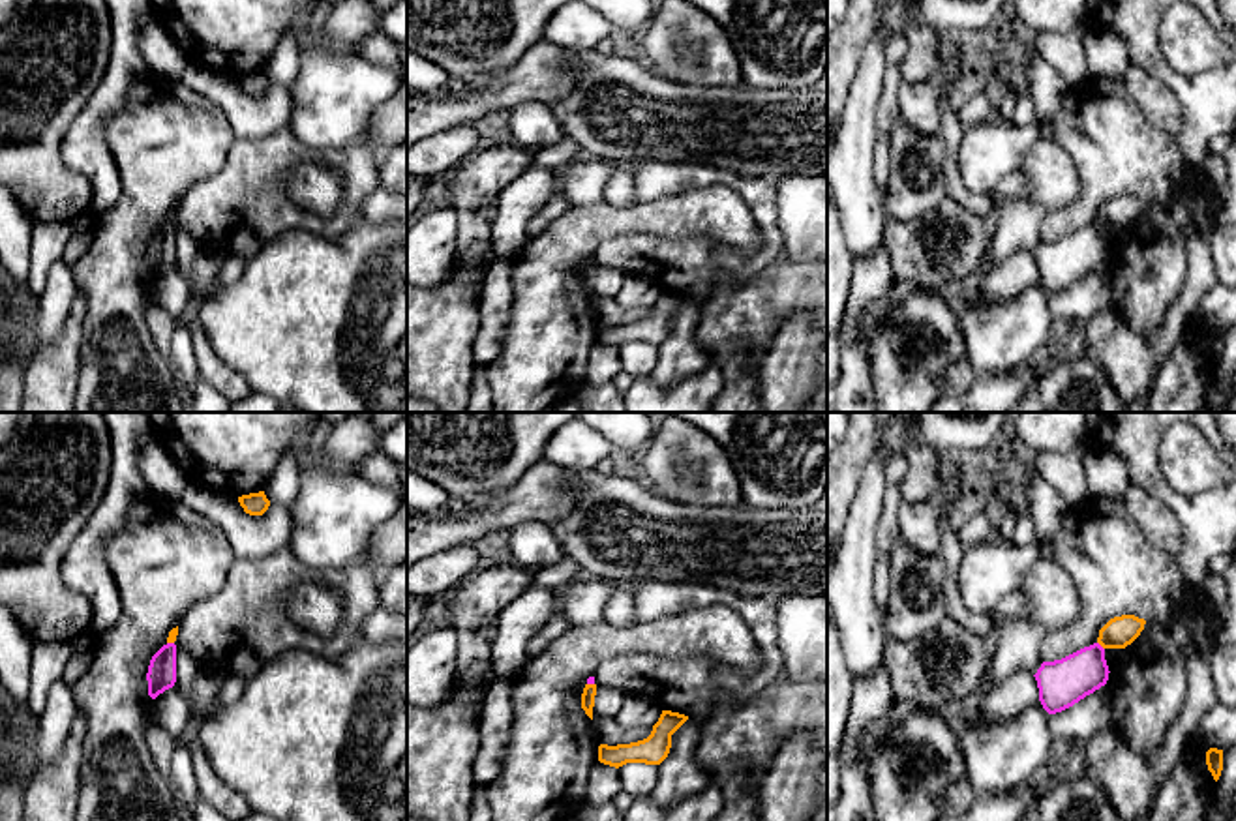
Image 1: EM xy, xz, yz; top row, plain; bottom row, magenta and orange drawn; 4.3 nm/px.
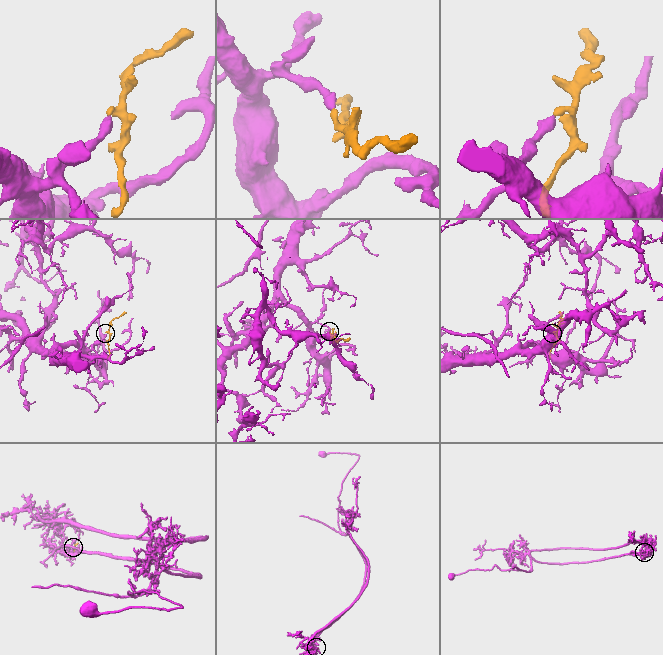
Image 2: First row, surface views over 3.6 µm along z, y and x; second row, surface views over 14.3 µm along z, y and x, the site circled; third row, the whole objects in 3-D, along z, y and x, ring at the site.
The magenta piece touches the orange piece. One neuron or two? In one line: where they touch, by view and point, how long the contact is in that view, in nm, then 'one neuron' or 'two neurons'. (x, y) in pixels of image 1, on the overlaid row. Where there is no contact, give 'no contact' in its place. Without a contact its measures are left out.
contact yz (1100, 645); length 50 nm; two neurons

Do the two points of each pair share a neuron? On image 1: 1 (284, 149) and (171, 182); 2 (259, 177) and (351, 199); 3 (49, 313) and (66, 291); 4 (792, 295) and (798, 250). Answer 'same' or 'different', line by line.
1: different
2: same
3: same
4: different

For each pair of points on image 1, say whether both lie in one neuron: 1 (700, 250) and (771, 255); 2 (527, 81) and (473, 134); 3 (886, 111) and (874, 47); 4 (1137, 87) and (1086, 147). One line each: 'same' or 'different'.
1: same
2: different
3: different
4: different

